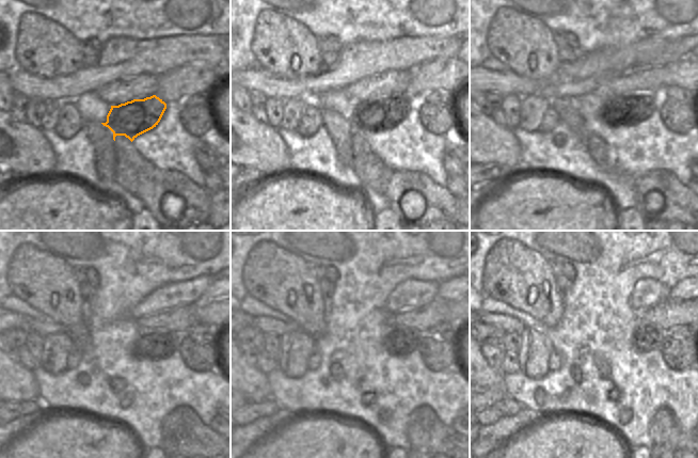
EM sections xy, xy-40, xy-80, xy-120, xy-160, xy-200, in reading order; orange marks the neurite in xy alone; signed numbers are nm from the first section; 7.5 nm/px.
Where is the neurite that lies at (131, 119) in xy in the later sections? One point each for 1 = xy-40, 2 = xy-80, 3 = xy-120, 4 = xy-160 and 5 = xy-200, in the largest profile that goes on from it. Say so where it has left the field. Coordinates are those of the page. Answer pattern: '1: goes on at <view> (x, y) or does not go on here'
1: goes on at xy-40 (376, 113)
2: goes on at xy-80 (624, 110)
3: goes on at xy-120 (154, 347)
4: goes on at xy-160 (407, 342)
5: goes on at xy-200 (647, 337)

